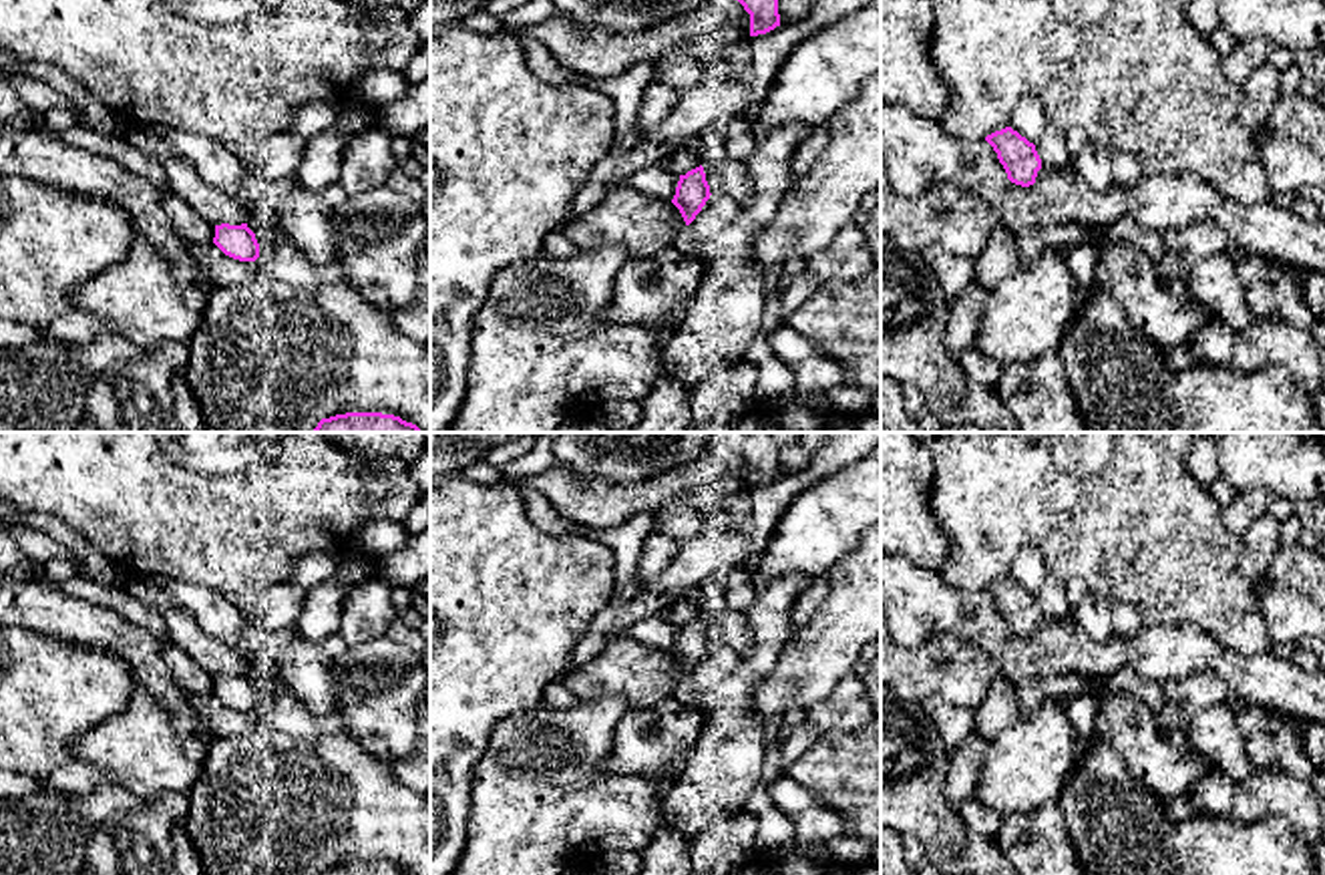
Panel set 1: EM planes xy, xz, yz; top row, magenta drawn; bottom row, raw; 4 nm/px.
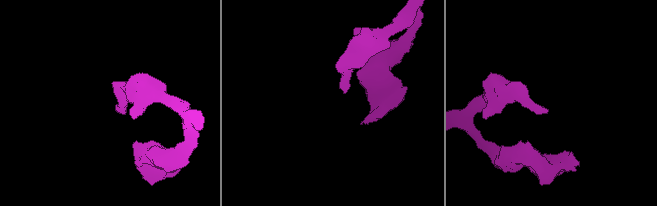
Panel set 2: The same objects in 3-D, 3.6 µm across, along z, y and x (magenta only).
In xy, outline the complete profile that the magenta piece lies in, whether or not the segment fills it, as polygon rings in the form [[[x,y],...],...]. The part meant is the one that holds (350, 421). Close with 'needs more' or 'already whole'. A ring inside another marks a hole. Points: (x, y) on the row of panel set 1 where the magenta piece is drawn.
[[[346,412],[322,418],[314,432],[422,432],[416,424],[394,414]]]; already whole

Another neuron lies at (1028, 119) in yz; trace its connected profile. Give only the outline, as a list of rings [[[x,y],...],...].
[[[1035,95],[1023,97],[1009,119],[1009,127],[1025,137],[1029,143],[1035,143],[1037,137],[1048,127],[1046,109]]]

